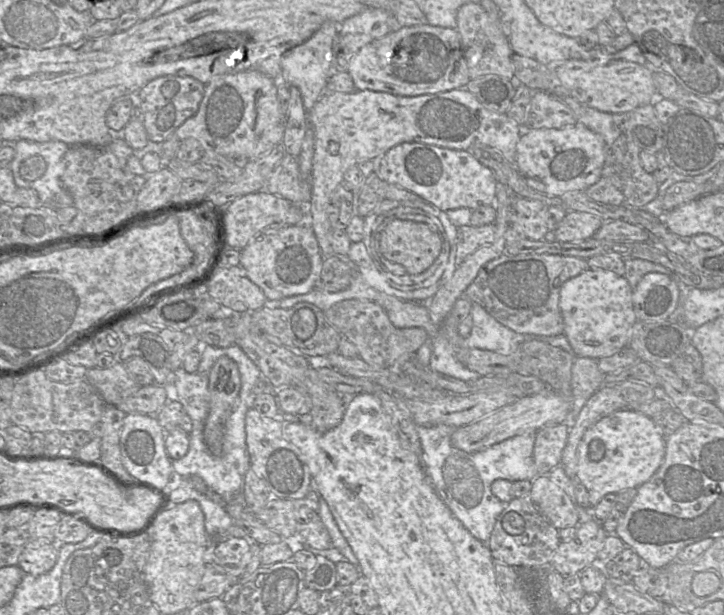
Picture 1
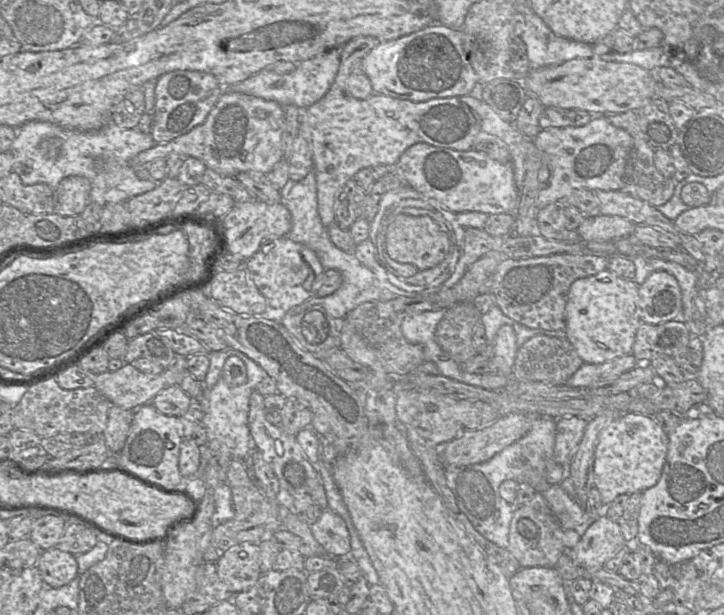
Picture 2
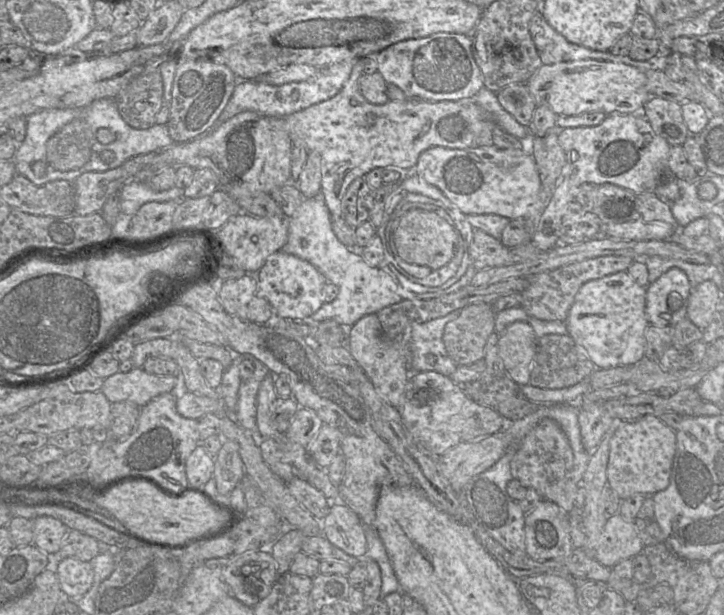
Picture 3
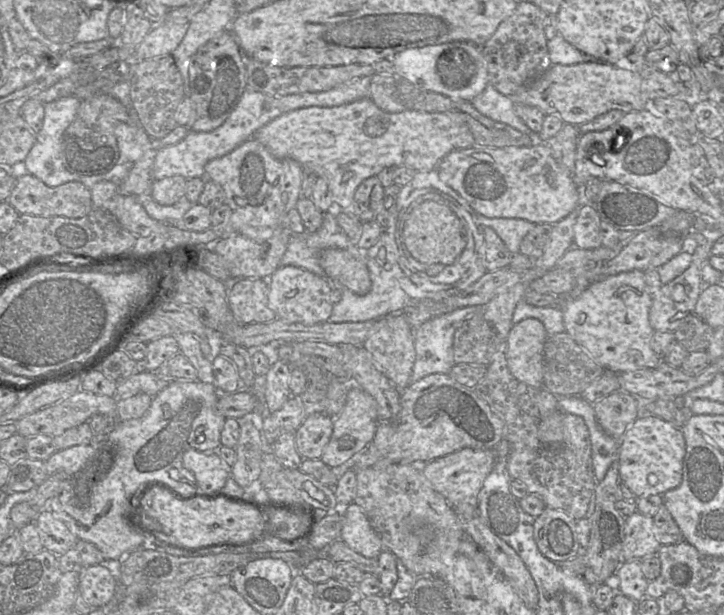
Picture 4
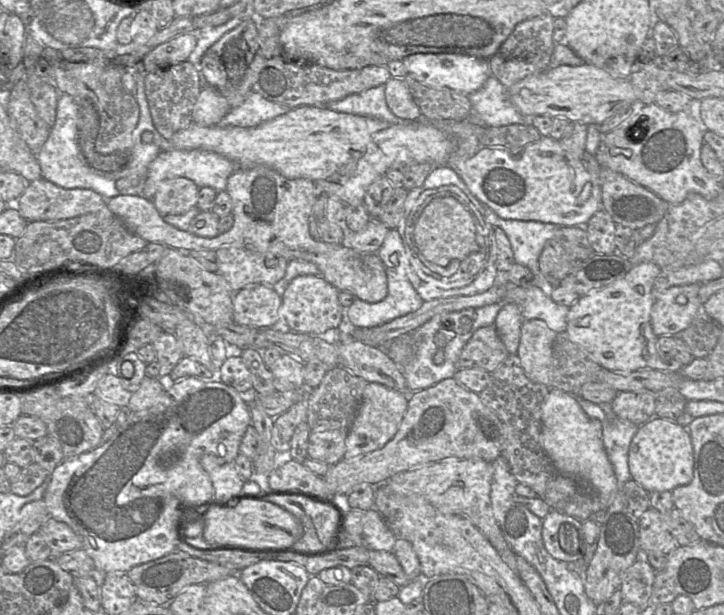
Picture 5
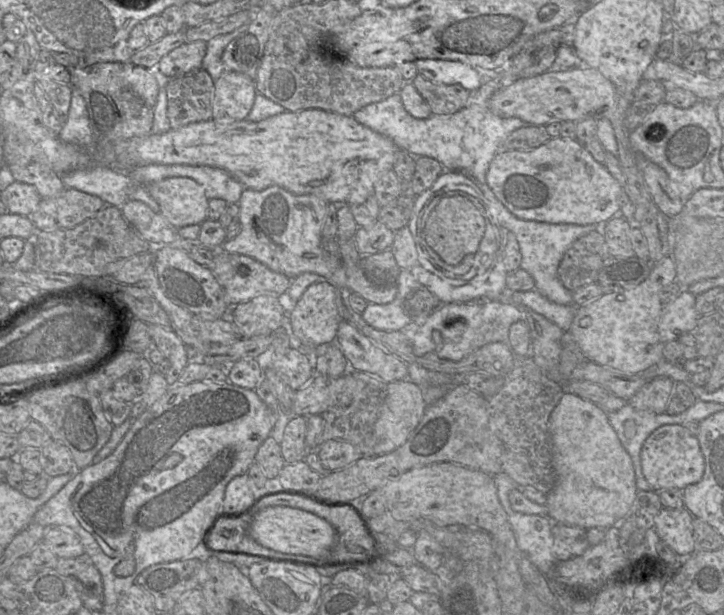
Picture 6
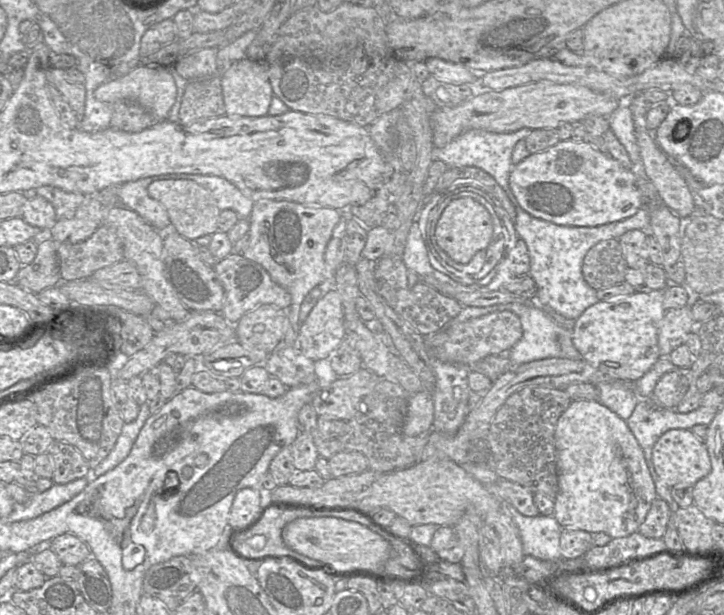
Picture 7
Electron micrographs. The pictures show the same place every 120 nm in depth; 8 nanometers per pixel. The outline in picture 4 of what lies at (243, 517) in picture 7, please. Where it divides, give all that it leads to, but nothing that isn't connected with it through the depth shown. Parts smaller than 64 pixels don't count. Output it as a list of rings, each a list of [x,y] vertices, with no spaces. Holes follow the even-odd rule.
[[[188,450],[182,457],[183,466],[196,479],[197,491],[210,495],[224,493],[221,489],[230,478],[230,468],[215,452]]]

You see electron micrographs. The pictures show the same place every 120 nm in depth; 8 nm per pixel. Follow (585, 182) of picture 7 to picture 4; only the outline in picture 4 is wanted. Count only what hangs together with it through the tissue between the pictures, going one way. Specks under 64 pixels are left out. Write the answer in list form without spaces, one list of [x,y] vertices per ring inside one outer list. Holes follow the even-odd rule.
[[[545,144],[526,147],[472,146],[446,155],[436,170],[440,179],[457,191],[478,213],[488,218],[517,218],[534,224],[555,224],[578,206],[578,190],[571,172],[558,162]]]

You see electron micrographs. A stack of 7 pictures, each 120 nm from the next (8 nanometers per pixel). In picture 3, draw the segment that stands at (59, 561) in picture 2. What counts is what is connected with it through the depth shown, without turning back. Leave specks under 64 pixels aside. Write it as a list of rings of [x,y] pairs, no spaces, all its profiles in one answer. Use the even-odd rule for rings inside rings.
[[[74,558],[60,561],[56,574],[61,590],[68,598],[81,598],[89,591],[94,581],[91,564]]]

